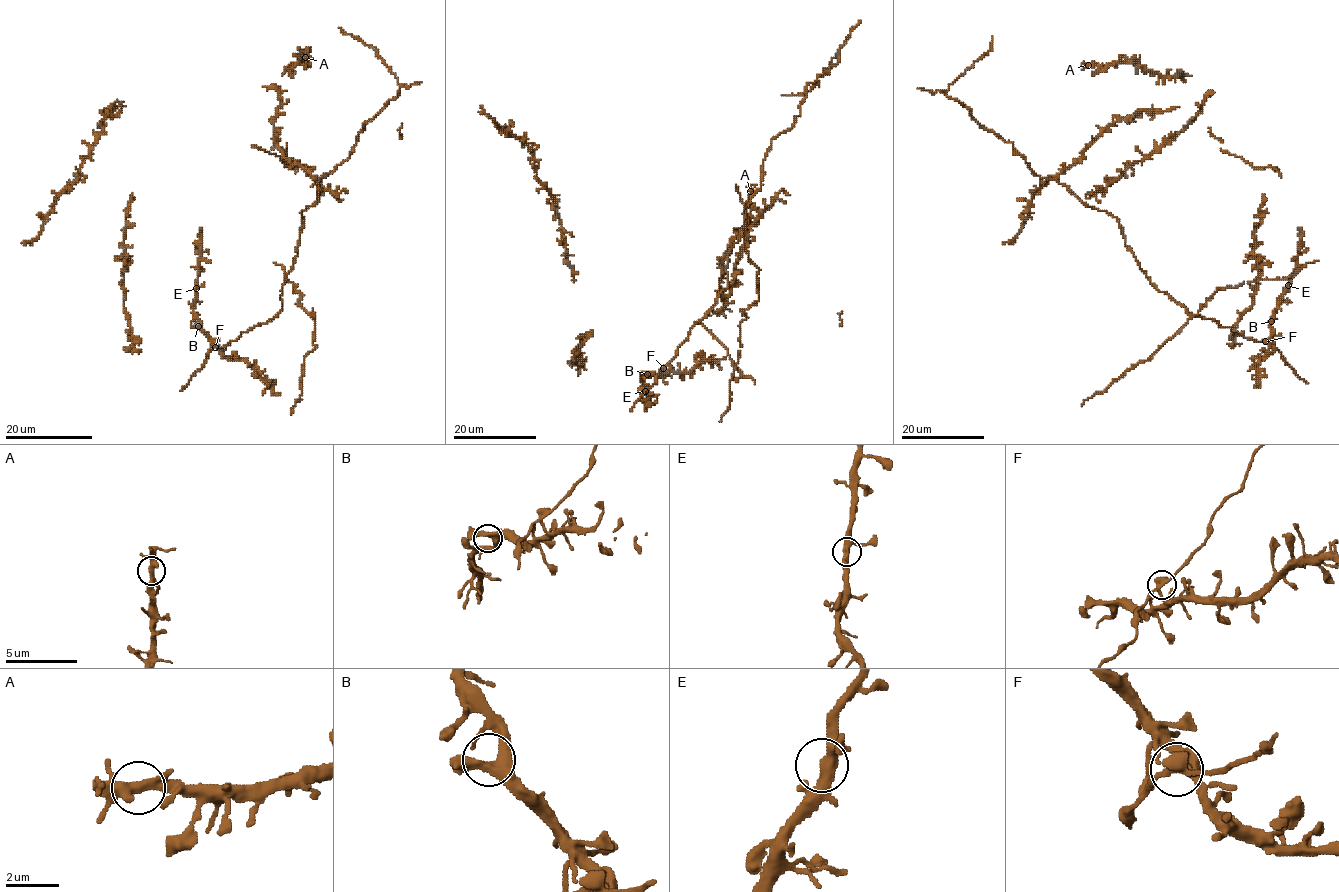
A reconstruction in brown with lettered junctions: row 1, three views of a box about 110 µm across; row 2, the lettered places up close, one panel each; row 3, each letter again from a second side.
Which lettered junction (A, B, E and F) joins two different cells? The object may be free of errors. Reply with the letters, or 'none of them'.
none of them

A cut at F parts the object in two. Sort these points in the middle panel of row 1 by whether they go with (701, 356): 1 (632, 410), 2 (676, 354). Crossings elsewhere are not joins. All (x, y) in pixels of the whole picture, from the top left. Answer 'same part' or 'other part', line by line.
1: other part
2: other part

